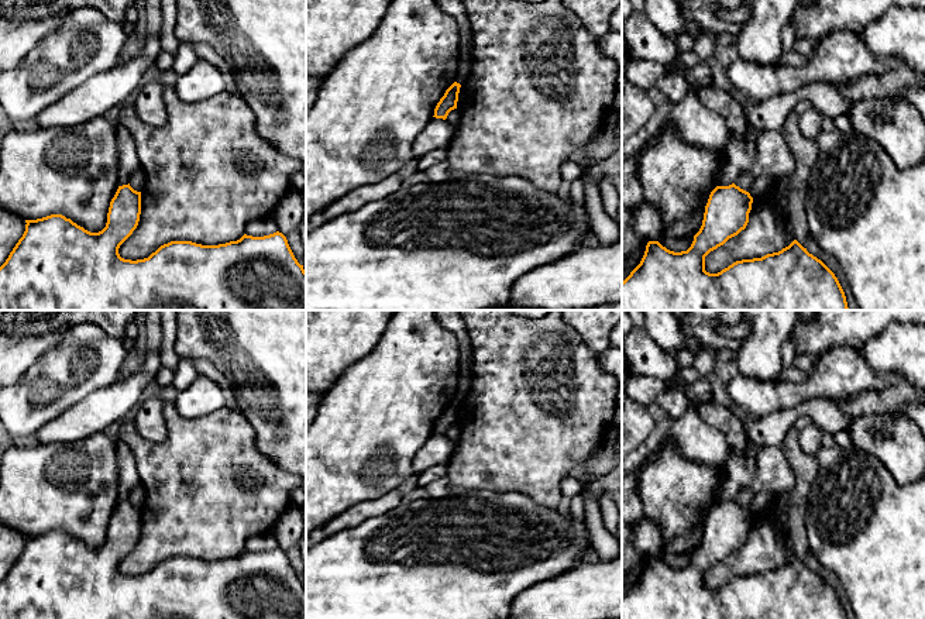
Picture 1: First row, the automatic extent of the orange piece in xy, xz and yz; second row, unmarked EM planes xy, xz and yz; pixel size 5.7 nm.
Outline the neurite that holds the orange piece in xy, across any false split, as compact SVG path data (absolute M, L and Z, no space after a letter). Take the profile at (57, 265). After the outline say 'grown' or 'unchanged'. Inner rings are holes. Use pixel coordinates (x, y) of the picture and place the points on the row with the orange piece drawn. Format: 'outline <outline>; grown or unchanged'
outline M130 183L118 186L110 202L106 227L99 233L90 233L62 214L51 214L37 220L25 220L25 231L18 240L6 262L0 266L0 310L306 310L306 271L295 258L286 237L276 231L264 237L244 234L237 241L219 245L202 245L192 241L171 241L161 245L144 259L124 259L118 254L120 245L137 228L141 214L141 192Z; unchanged

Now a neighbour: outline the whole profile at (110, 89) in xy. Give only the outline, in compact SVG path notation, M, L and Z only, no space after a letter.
M147 37L140 58L117 65L111 71L92 76L34 120L37 127L72 127L83 124L110 109L120 107L138 92L145 72L155 63L161 51L161 37Z

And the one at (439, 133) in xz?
M433 117L413 142L413 158L422 158L436 148L447 148L455 128L443 118Z

